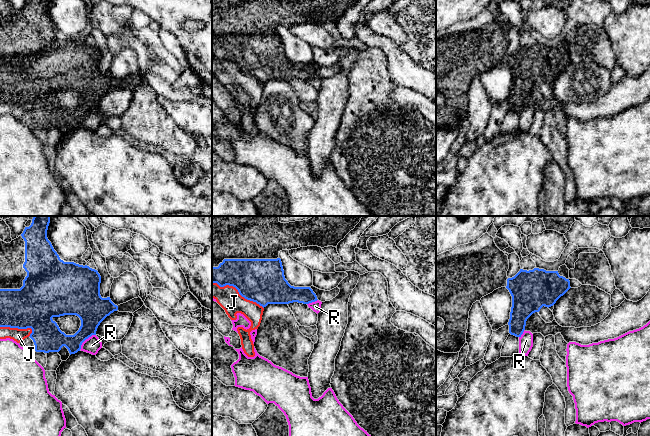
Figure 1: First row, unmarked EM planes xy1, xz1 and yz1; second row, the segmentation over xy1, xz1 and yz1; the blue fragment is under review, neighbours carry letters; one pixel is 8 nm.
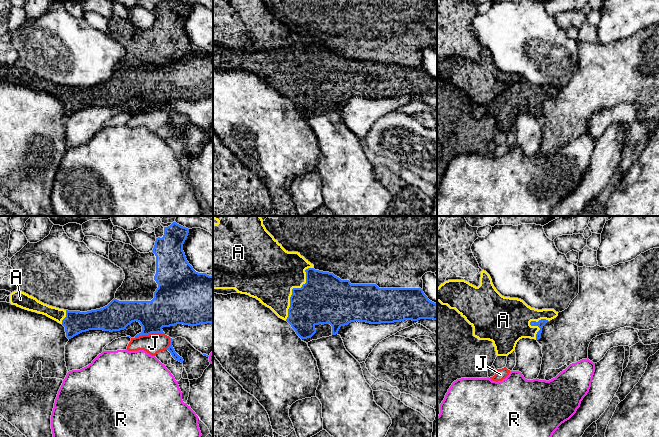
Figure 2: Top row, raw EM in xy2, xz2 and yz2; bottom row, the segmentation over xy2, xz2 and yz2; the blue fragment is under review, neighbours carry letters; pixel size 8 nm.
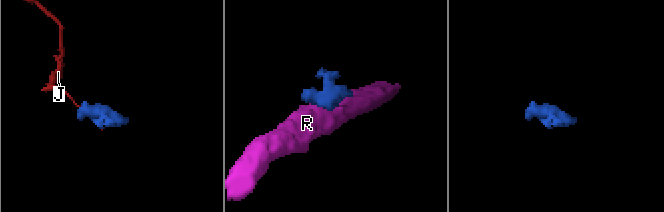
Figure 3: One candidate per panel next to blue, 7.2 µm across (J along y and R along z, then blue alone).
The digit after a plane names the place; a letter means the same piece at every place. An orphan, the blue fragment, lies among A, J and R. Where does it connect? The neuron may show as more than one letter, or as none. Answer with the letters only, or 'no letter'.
A

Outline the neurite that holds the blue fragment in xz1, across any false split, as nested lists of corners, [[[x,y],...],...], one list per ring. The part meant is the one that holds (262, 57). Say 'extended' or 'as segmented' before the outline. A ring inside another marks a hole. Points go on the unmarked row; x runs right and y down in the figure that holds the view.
as segmented; [[[280,34],[277,35],[224,35],[218,43],[212,43],[212,59],[220,63],[235,63],[247,76],[256,78],[263,84],[268,80],[289,80],[293,78],[309,80],[317,77],[310,63],[294,63],[285,55]]]

